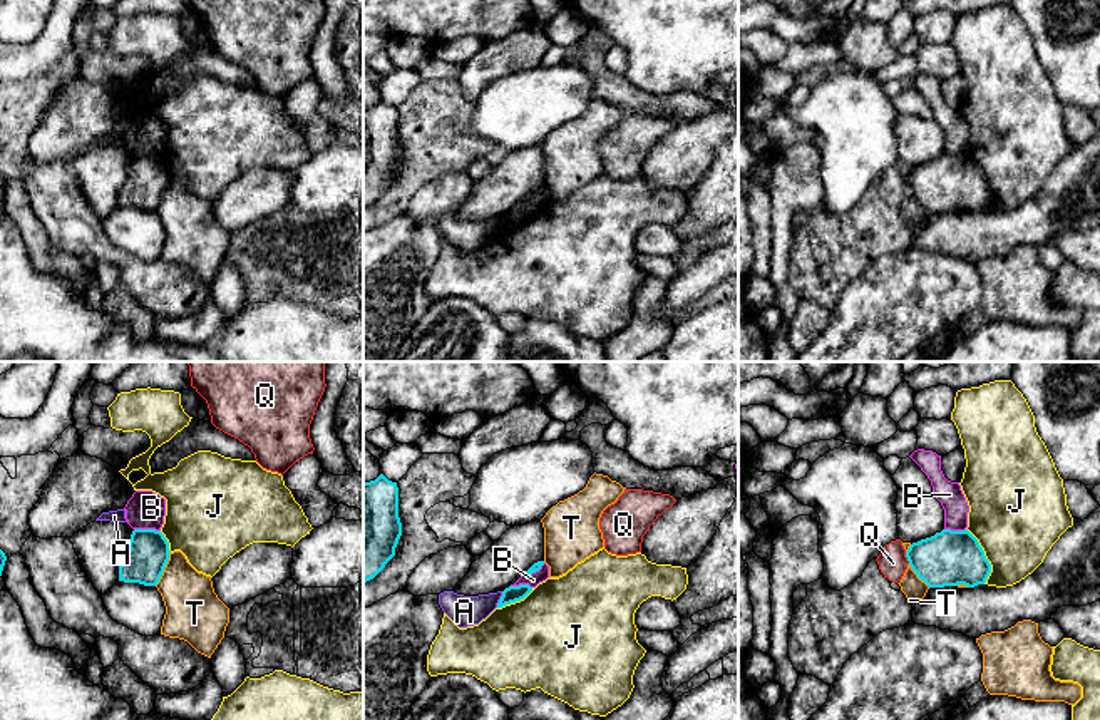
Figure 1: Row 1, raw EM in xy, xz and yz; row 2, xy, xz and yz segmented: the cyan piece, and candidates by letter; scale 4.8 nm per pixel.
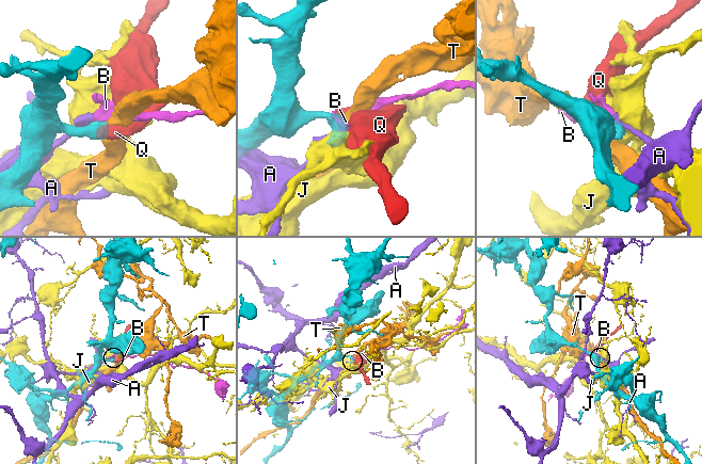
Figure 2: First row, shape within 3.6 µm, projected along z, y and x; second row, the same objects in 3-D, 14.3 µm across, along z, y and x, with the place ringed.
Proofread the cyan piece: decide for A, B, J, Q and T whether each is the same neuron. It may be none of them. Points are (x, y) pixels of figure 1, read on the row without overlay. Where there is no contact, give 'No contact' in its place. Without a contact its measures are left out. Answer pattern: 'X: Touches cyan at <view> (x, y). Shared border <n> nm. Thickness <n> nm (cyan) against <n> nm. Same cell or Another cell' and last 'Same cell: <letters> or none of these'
A: Touches cyan at xz (499, 225). Shared border 90 nm. Thickness 80 nm (cyan) against 150 nm. Another cell
B: Touches cyan at xy (148, 154). Shared border 130 nm. Thickness 200 nm (cyan) against 190 nm. Another cell
J: Touches cyan at yz (985, 181). Shared border 280 nm. Thickness 260 nm (cyan) against 440 nm. Another cell
Q: Touches cyan at yz (906, 181). Shared border 70 nm. Thickness 260 nm (cyan) against 140 nm. Another cell
T: Touches cyan at xy (164, 191). Shared border 180 nm. Thickness 200 nm (cyan) against 280 nm. Another cell
Same cell: none of these

